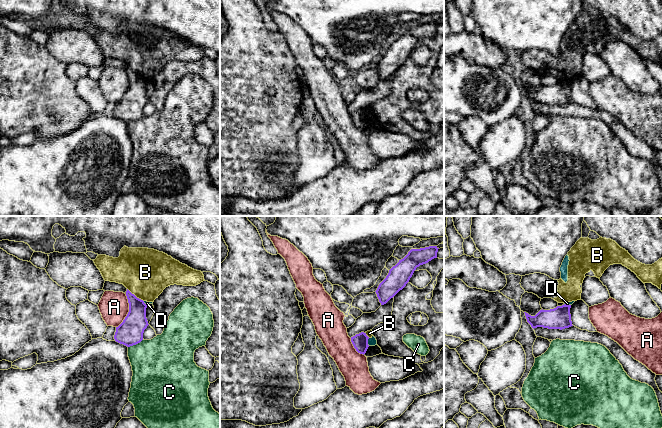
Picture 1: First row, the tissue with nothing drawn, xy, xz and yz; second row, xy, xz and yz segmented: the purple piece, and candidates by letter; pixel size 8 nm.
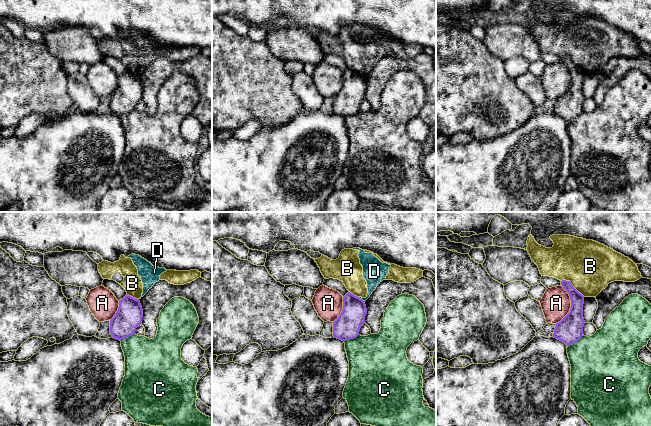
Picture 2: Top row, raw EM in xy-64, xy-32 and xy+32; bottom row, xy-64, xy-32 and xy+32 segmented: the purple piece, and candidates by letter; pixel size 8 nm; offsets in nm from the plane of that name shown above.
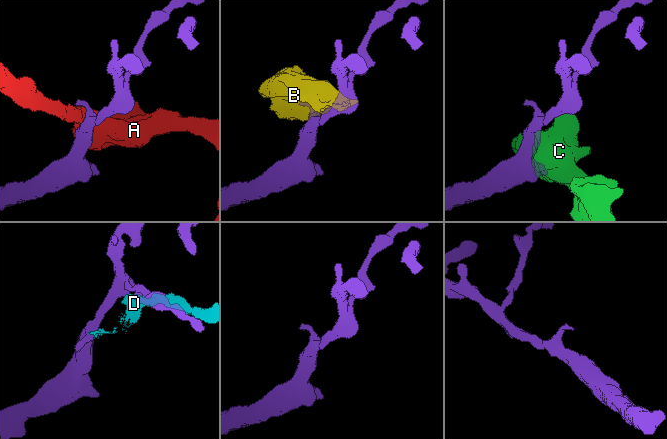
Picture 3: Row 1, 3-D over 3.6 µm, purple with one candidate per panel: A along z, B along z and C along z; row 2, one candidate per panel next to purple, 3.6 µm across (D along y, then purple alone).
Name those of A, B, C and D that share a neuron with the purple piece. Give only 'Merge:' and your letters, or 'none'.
Merge: none

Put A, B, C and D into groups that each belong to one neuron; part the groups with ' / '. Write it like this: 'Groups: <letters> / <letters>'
Groups: A / B D / C

